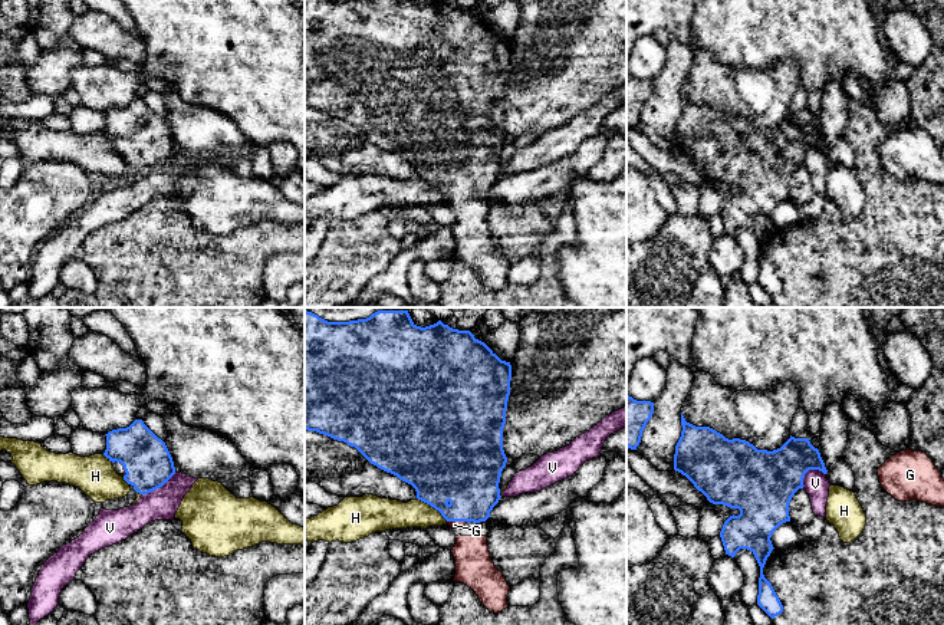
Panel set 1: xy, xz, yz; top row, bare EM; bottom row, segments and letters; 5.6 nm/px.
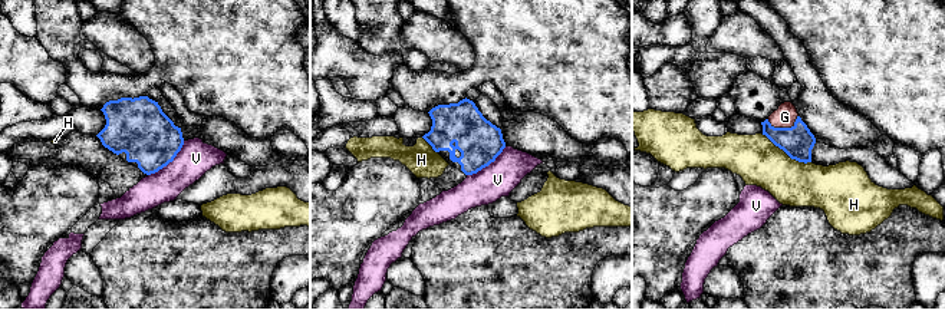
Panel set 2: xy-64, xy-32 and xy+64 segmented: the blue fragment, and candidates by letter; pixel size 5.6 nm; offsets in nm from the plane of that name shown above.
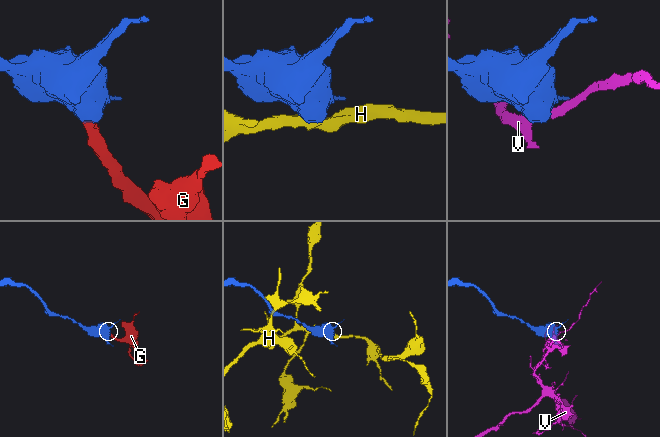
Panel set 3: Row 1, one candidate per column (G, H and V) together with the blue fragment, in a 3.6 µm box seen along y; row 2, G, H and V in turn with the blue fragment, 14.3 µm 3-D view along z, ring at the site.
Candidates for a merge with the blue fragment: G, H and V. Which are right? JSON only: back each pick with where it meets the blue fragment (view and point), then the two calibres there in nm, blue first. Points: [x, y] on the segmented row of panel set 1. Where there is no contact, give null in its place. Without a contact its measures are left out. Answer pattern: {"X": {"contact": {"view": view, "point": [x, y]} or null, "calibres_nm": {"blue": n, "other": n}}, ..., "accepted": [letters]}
{"G": {"contact": {"view": "xz", "point": [457, 520]}, "calibres_nm": {"blue": 340, "other": 50}}, "accepted": ["G"]}

